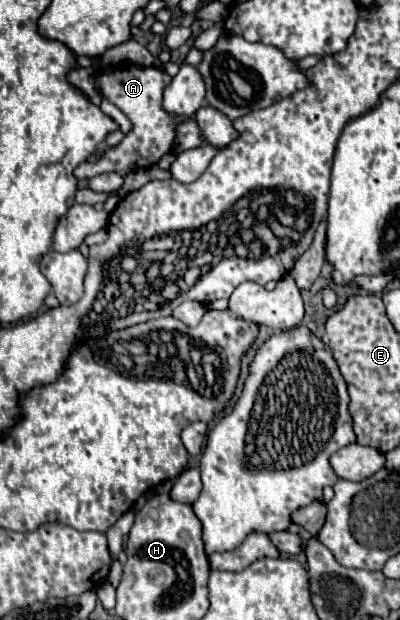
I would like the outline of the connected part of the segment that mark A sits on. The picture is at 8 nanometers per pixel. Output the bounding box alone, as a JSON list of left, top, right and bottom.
[74,62,186,180]

